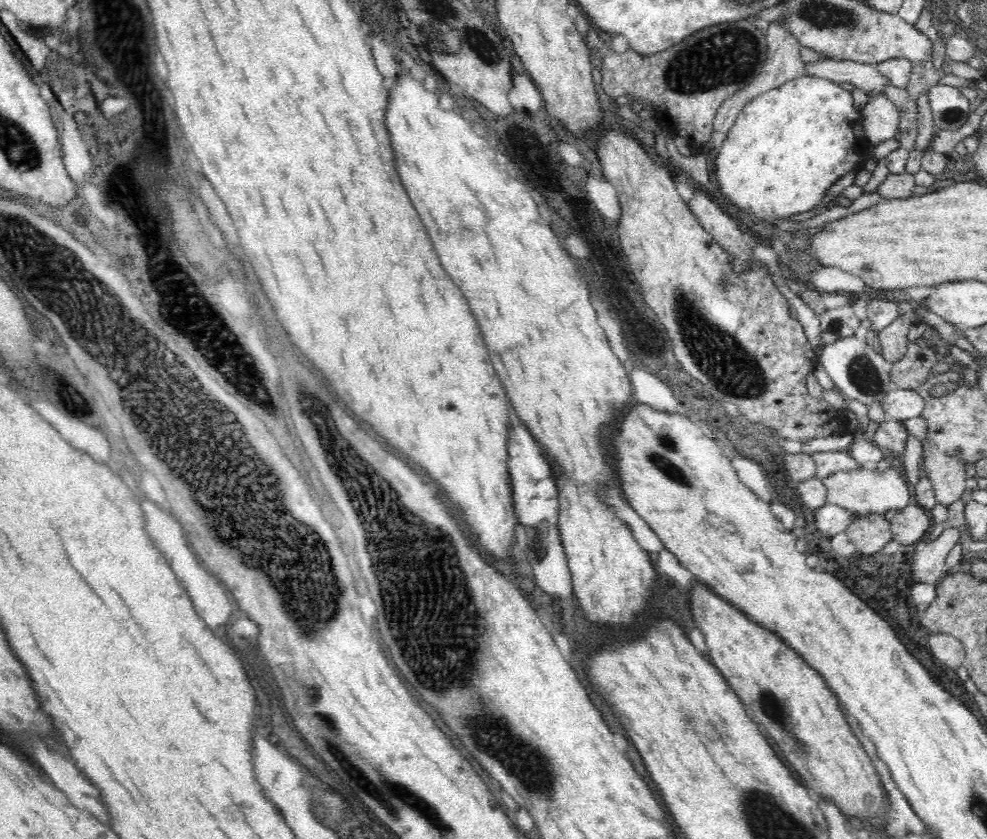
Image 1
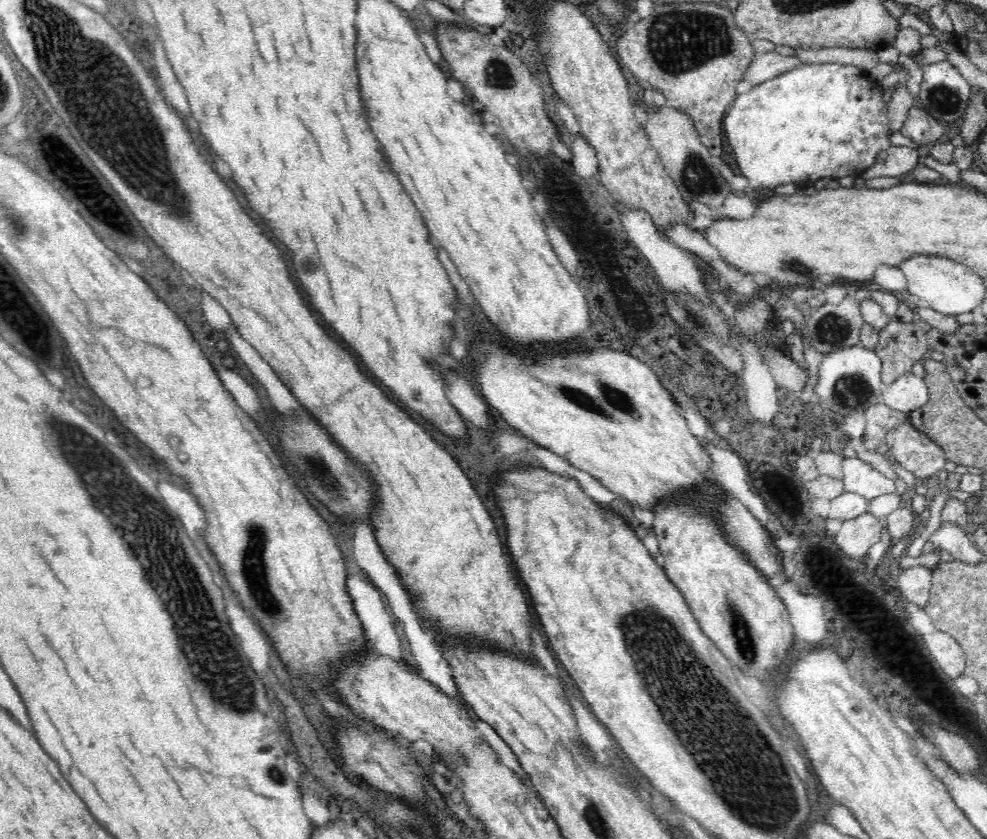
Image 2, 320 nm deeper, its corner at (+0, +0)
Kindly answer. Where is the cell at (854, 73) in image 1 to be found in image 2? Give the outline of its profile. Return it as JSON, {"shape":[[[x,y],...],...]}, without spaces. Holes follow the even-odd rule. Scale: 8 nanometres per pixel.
{"shape":[[[776,52],[759,53],[749,62],[748,68],[742,74],[742,81],[756,86],[800,66],[802,62],[795,55],[782,56]]]}

